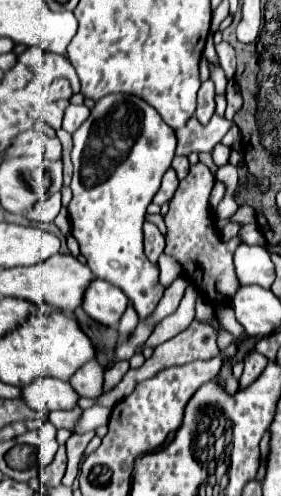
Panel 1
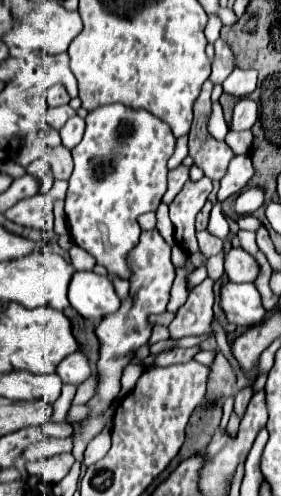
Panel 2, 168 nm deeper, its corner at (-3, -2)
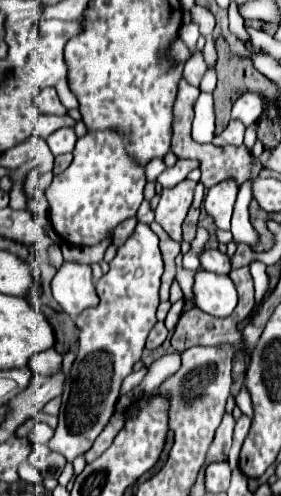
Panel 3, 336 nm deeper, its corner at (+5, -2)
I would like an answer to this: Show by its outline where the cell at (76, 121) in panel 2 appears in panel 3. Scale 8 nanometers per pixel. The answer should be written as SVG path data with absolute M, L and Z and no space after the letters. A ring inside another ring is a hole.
M60 128L46 142L48 142L52 154L58 156L58 154L64 154L64 152L72 152L74 150L76 134L74 134L72 128Z

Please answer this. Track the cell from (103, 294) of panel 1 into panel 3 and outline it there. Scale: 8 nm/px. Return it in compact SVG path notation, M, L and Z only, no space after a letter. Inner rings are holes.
M64 262L52 278L50 288L54 300L72 318L78 318L82 310L92 308L98 302L92 282L92 270L88 264Z

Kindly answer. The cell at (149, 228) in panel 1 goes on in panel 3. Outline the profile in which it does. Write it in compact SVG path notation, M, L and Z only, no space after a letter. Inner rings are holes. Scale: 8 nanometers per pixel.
M138 222L134 232L130 234L130 238L118 248L114 260L110 262L110 272L104 274L96 282L96 292L100 298L98 306L84 310L76 320L76 326L80 332L78 352L76 352L76 360L74 360L70 376L68 376L68 390L62 394L62 406L60 406L60 414L58 414L56 434L48 442L48 448L60 452L68 462L74 462L74 458L82 456L86 450L92 448L92 442L96 440L100 430L104 430L104 426L108 424L108 420L114 414L122 382L128 374L132 374L132 366L142 356L146 336L152 330L152 326L156 324L156 306L160 302L158 290L160 290L162 272L164 272L164 262L162 262L162 254L158 248L158 236L150 230L148 224Z

